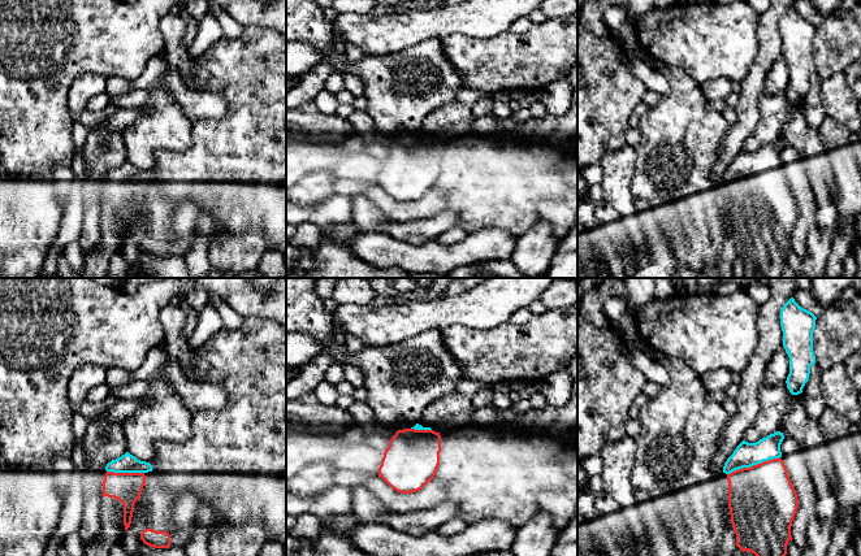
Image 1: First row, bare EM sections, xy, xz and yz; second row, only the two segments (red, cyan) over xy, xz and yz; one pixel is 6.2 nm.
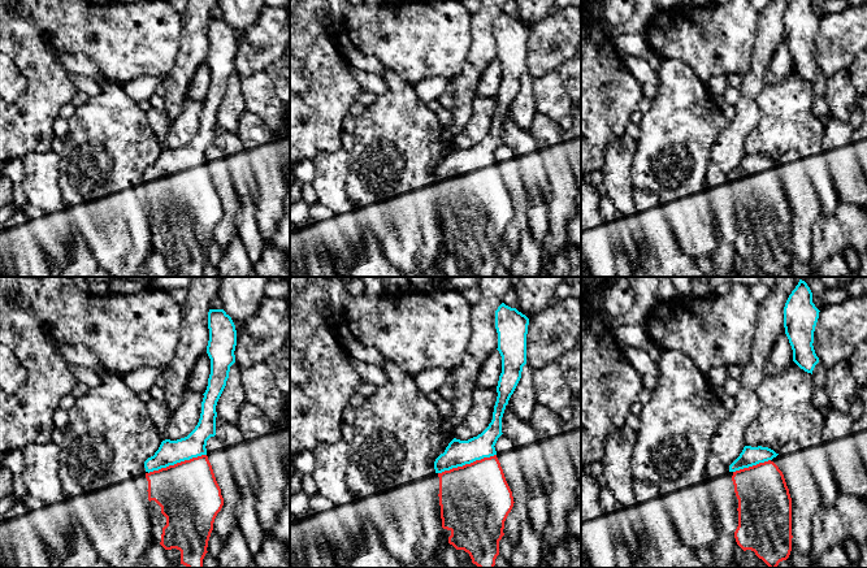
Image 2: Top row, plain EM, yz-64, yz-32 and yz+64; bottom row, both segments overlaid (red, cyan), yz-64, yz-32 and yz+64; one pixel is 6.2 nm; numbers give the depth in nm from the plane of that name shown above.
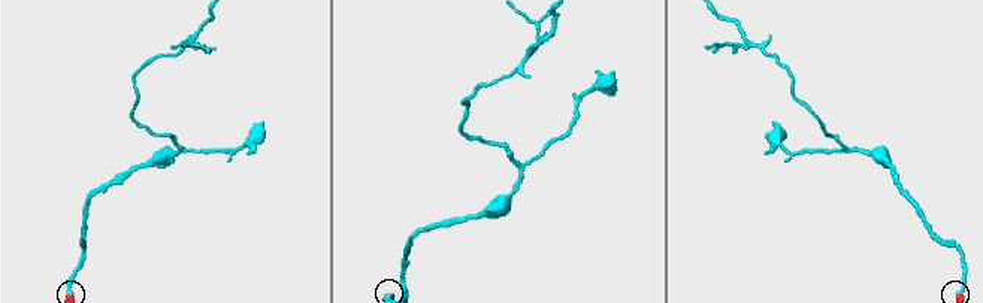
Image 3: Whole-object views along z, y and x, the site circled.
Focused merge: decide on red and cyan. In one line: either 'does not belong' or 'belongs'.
belongs

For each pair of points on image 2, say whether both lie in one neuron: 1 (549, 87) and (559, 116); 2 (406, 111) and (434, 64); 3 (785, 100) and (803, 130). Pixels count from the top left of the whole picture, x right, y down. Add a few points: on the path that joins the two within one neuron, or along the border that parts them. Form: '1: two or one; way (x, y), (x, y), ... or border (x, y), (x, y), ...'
1: one; way (549, 94), (559, 109)
2: two; border (389, 68), (394, 69), (414, 86)
3: one; way (787, 108), (787, 113), (796, 122)

